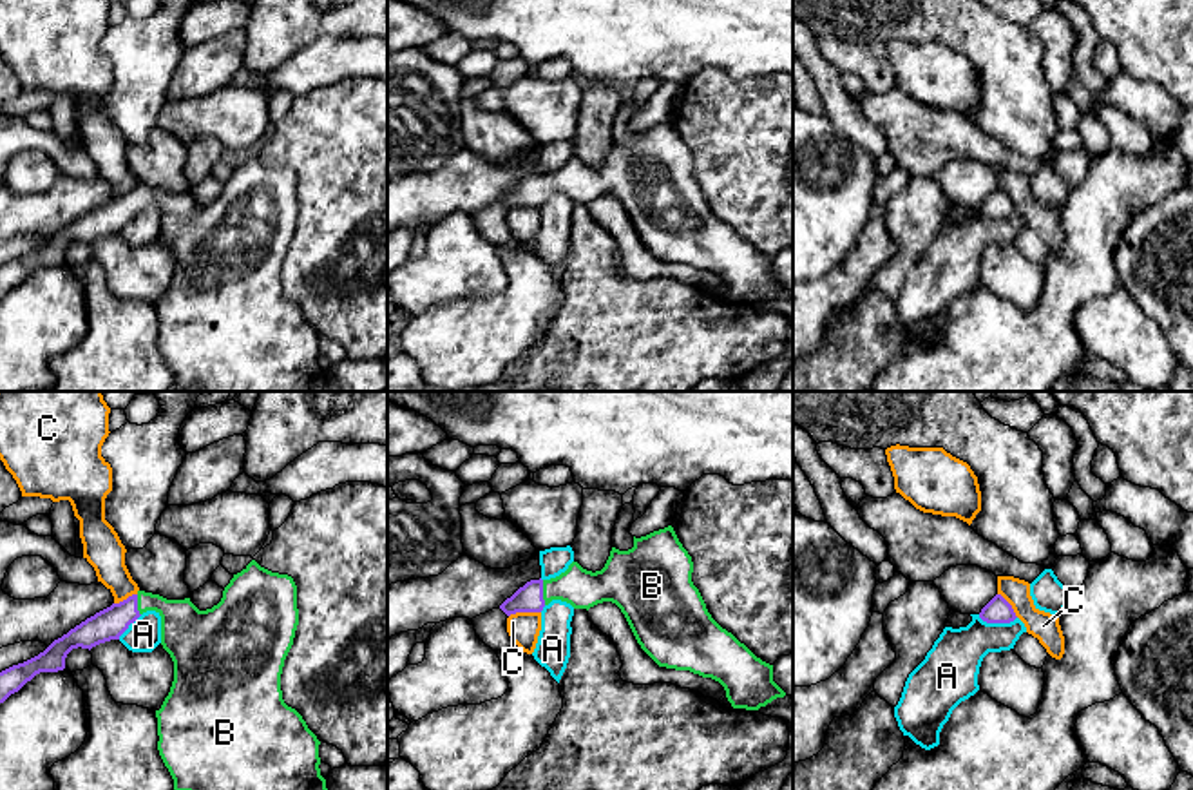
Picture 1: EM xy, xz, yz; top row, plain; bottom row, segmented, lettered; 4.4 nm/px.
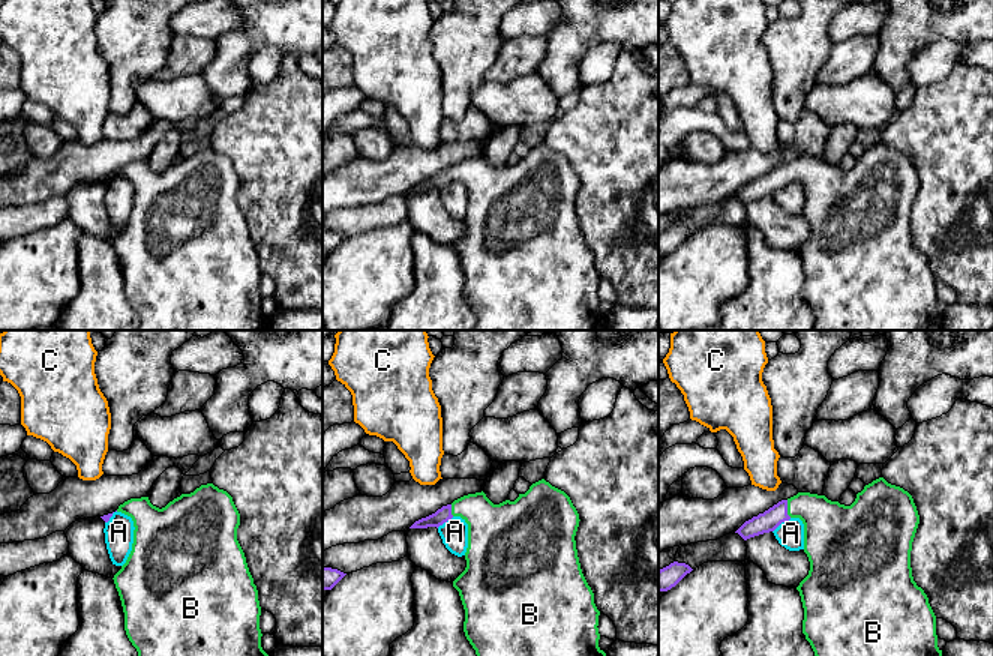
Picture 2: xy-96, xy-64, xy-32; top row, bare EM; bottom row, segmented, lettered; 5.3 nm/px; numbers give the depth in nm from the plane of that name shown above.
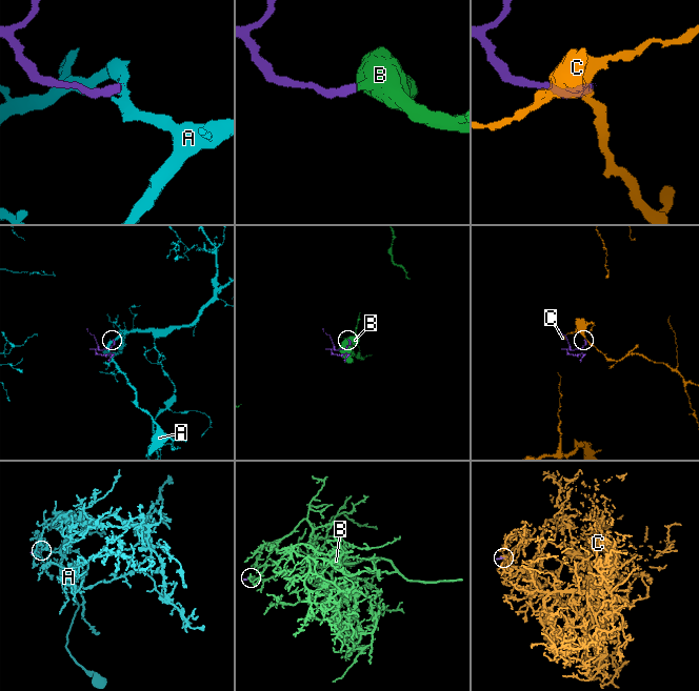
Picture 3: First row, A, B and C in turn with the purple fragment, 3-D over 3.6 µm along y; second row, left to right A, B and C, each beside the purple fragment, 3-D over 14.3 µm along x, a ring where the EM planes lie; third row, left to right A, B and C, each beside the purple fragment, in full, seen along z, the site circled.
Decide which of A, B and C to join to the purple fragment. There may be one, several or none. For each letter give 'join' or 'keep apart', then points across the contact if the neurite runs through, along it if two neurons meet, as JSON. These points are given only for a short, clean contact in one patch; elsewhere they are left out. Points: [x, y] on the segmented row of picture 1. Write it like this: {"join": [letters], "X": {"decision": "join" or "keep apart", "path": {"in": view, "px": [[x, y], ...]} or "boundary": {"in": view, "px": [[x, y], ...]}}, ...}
{"join": ["B"], "A": {"decision": "keep apart", "boundary": {"in": "yz", "px": [[978, 615], [987, 622], [1011, 622], [1016, 616]]}}, "B": {"decision": "join", "path": {"in": "xz", "px": [[529, 598], [542, 593], [558, 587], [580, 587]]}}, "C": {"decision": "keep apart", "boundary": {"in": "xz", "px": [[540, 611], [516, 611], [509, 616]]}}}

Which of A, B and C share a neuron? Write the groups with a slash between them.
A / B / C

